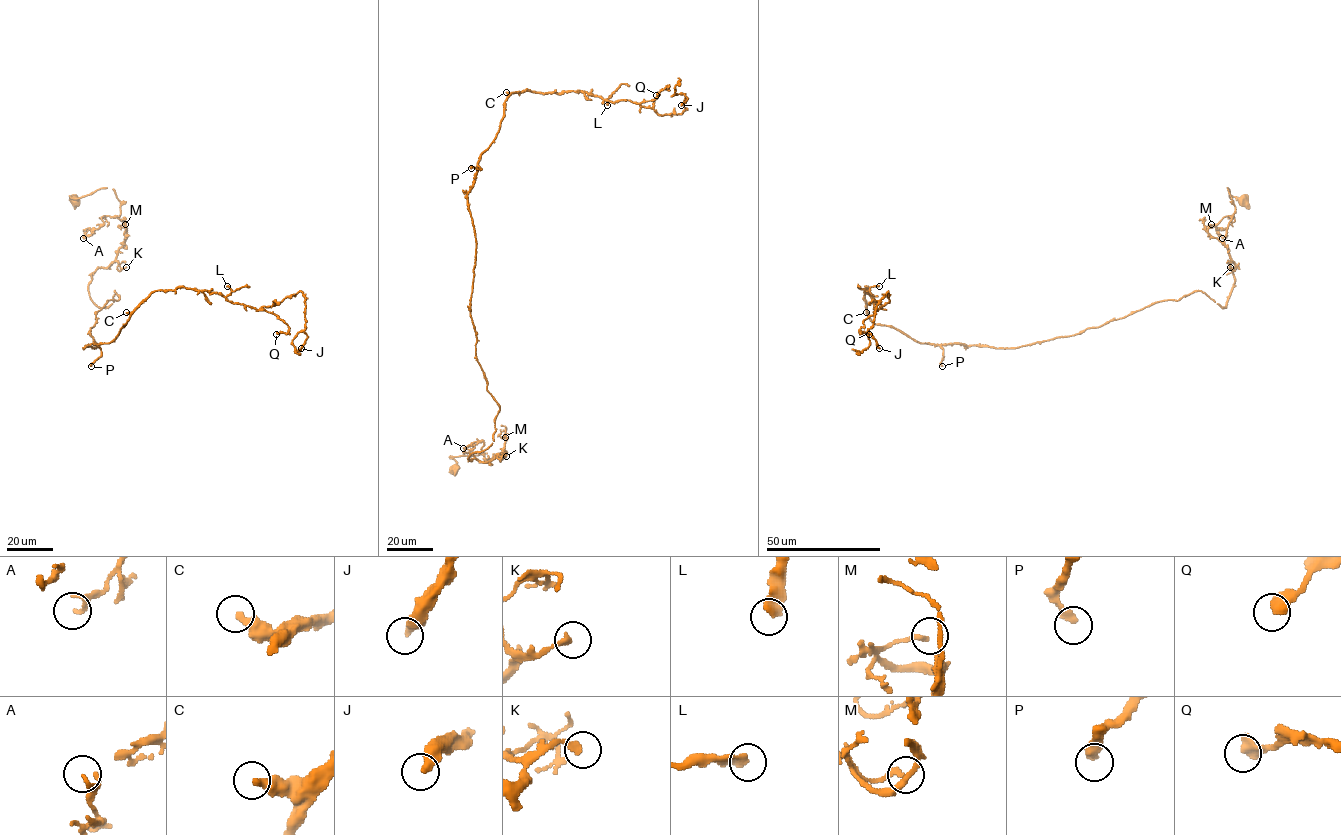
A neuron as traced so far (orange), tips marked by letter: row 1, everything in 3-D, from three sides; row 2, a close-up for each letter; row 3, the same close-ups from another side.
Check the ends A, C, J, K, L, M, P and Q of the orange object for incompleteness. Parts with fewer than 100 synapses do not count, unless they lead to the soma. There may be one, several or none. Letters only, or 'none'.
none

